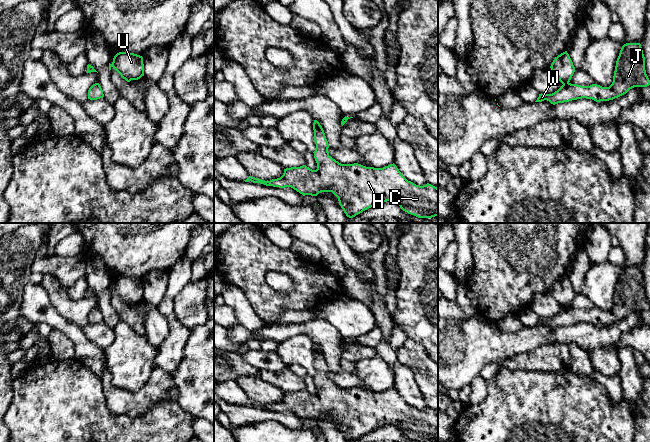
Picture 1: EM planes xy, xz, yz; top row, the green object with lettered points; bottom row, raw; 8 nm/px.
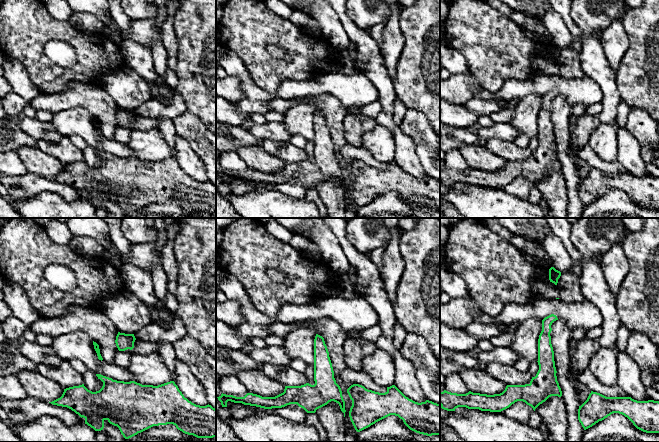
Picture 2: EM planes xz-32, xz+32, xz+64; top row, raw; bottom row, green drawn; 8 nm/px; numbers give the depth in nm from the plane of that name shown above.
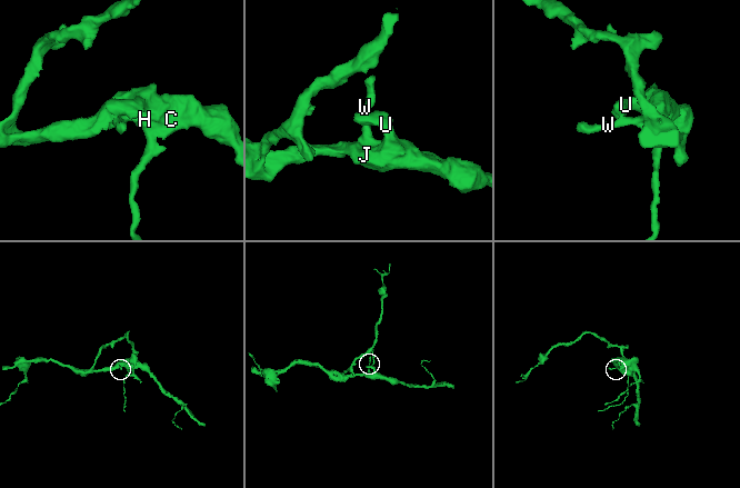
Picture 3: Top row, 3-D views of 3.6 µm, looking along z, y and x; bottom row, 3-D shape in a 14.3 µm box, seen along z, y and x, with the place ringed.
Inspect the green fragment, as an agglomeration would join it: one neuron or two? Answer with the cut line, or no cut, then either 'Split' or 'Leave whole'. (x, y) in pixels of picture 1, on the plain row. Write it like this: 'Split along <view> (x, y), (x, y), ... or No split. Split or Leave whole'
No split. Leave whole

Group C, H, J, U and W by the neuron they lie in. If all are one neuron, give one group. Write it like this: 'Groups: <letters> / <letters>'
Groups: C H J U W

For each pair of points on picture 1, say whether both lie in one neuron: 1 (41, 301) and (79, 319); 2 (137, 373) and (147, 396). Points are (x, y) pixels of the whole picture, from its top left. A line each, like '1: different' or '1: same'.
1: different
2: different

